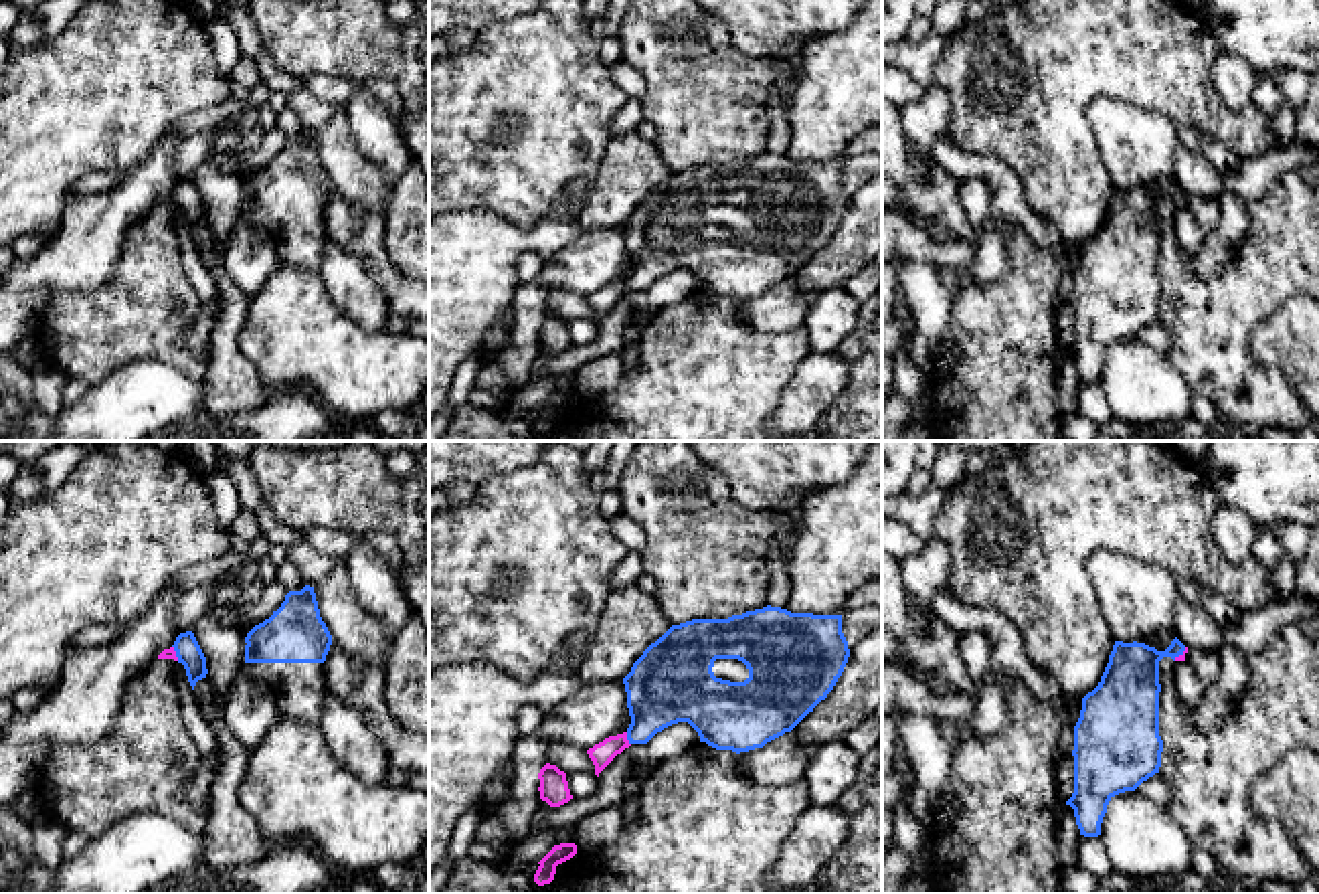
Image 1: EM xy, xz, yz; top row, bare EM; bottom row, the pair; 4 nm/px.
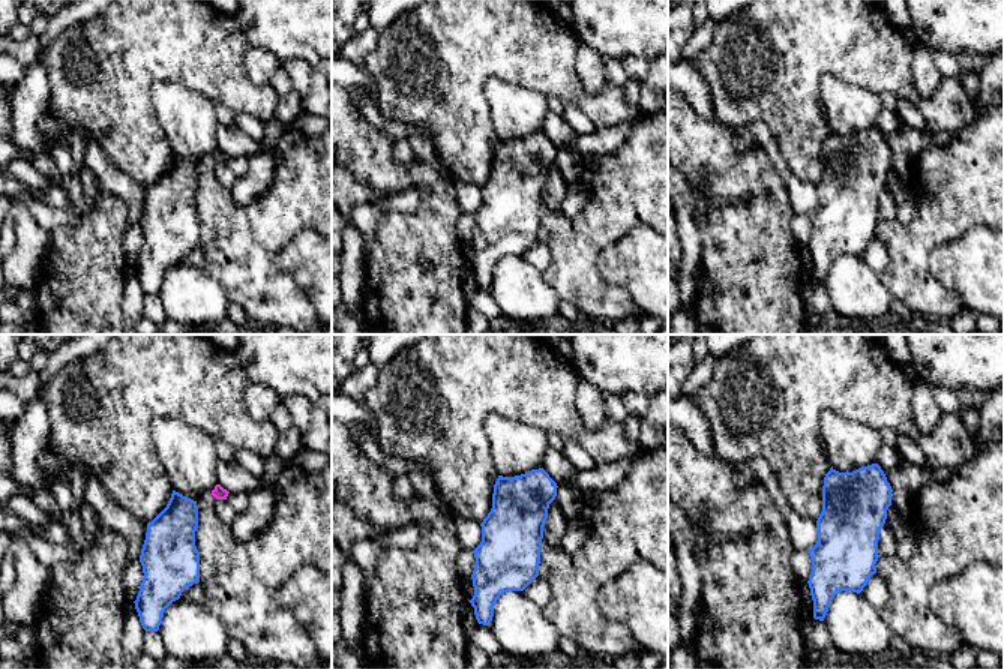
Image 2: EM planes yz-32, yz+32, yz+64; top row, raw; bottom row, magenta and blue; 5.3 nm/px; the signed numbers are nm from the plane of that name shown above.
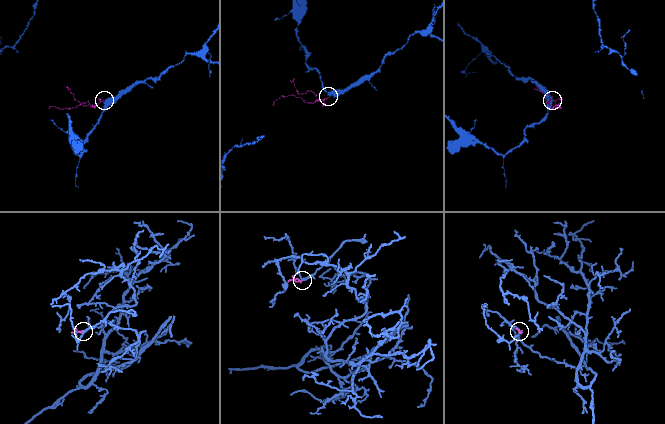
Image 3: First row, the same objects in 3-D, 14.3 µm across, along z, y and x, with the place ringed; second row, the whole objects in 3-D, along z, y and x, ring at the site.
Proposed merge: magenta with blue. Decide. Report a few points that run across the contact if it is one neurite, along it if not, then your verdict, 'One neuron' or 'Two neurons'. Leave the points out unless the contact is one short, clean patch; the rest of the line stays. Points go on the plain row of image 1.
Line: xz (603, 300), (626, 286), (648, 265), (662, 235). One neuron

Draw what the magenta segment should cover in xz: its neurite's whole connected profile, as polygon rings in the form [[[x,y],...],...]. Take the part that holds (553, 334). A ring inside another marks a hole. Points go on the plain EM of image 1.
[[[546,309],[540,320],[540,346],[546,348],[550,354],[560,354],[573,346],[566,320],[560,318],[556,311]]]

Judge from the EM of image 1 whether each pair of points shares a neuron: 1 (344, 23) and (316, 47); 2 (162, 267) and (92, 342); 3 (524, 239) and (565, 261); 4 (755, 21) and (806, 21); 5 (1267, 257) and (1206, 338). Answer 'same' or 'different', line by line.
1: same
2: same
3: different
4: same
5: same

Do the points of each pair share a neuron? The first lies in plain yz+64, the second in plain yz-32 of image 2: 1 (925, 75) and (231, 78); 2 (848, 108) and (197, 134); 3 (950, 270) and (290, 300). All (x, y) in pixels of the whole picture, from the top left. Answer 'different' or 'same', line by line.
1: different
2: same
3: different

